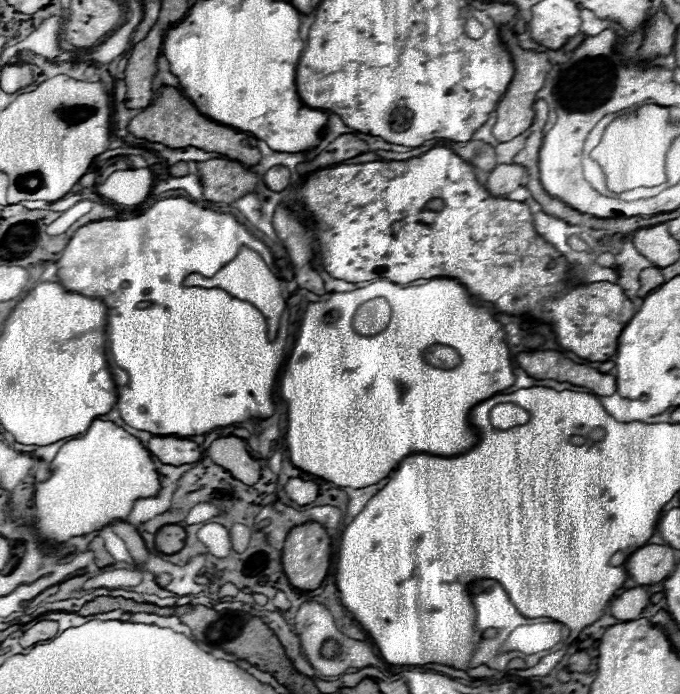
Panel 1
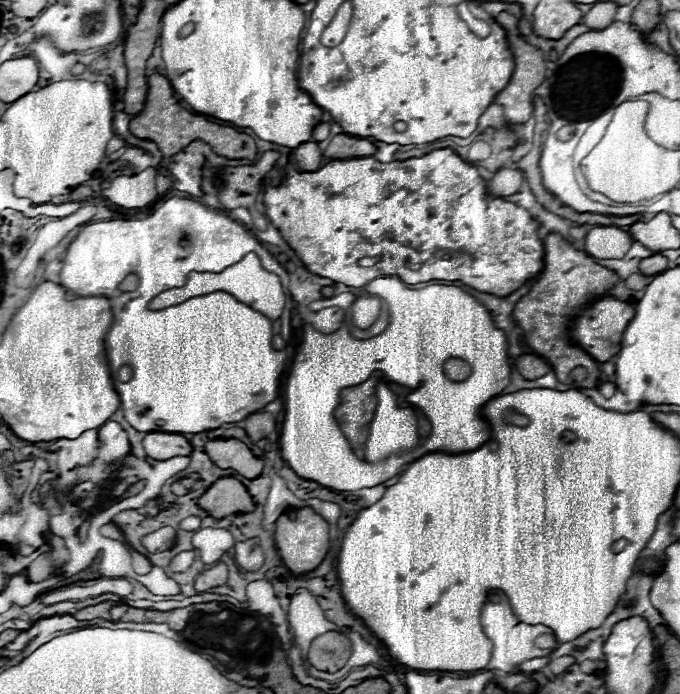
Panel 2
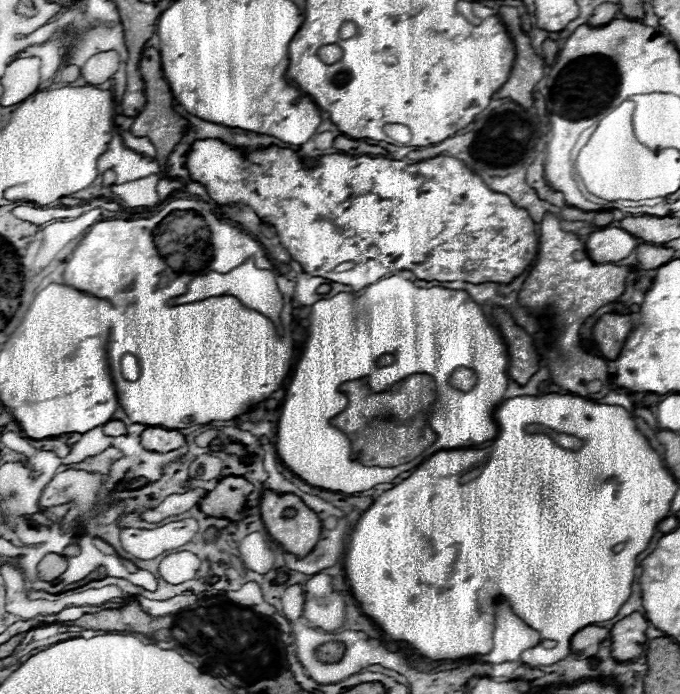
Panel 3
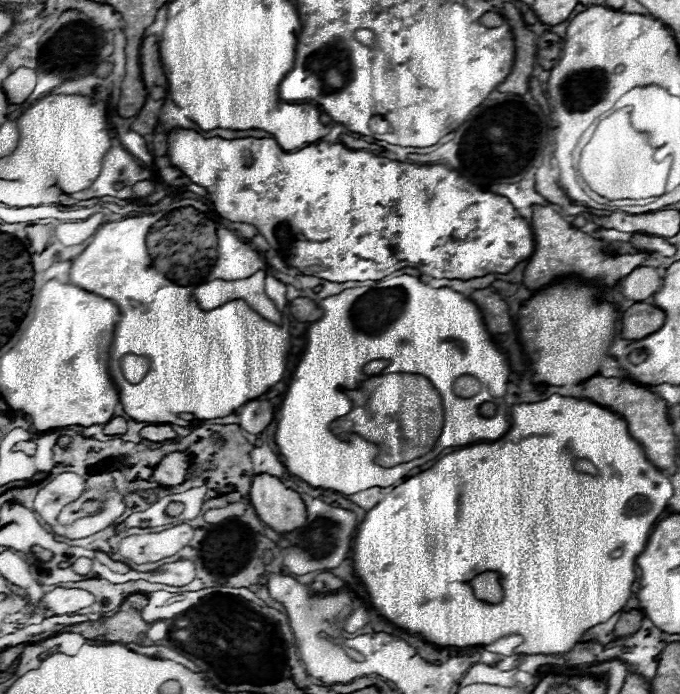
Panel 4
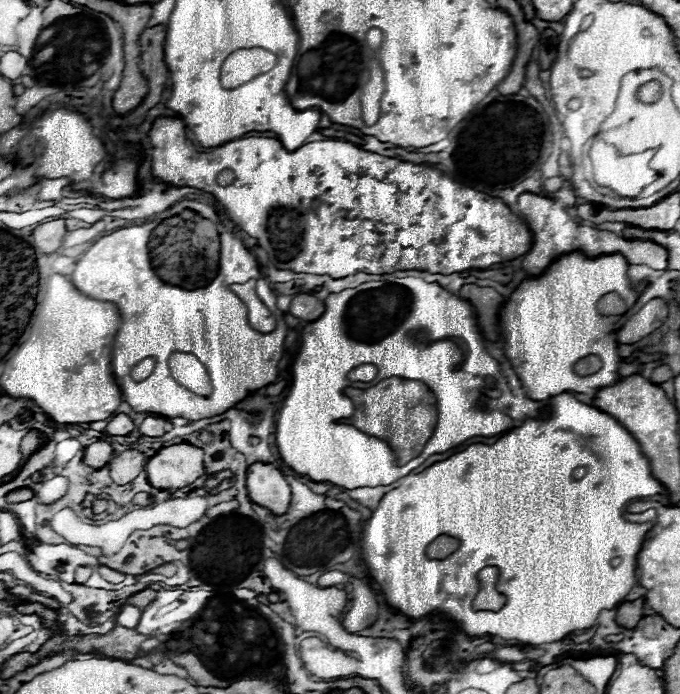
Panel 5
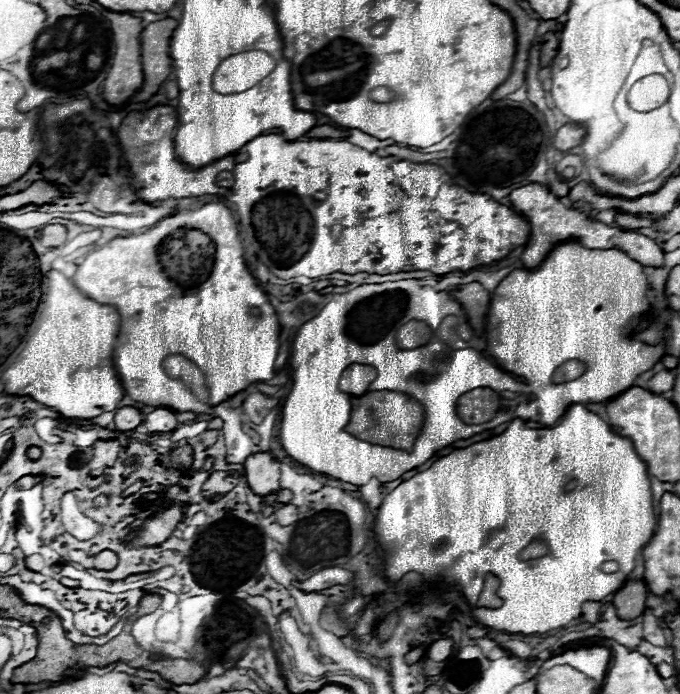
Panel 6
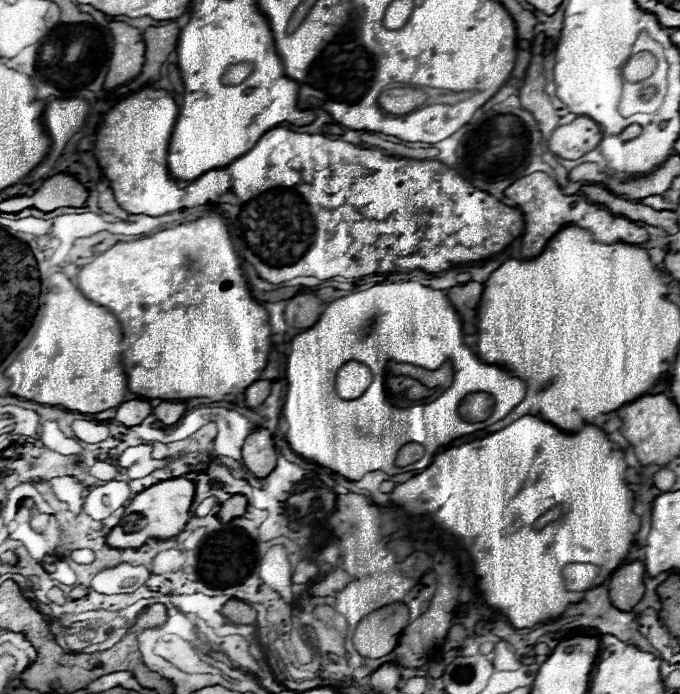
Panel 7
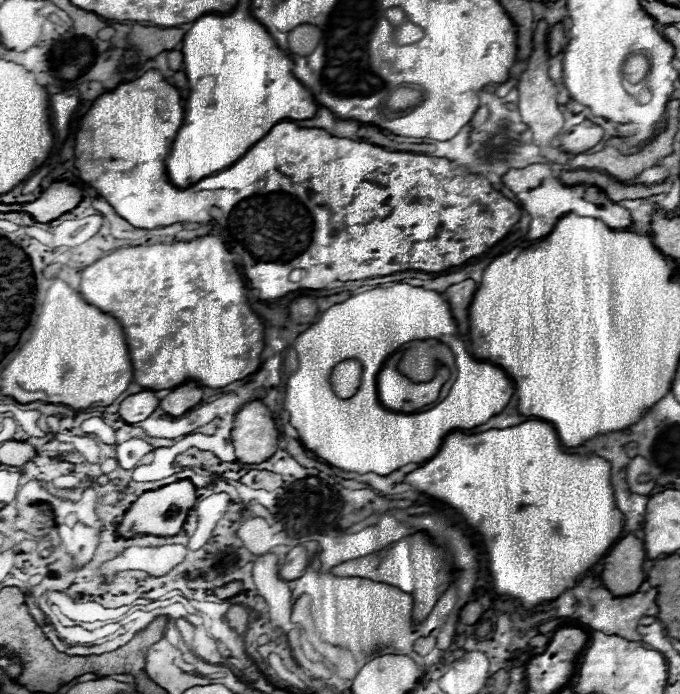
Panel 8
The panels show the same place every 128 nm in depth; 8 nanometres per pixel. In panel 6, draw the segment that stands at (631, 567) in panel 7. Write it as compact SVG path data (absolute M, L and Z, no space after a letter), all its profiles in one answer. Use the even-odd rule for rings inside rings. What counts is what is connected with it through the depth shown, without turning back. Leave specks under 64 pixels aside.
M626 582L616 594L614 594L614 608L620 620L634 620L646 610L646 596L648 588L644 582Z

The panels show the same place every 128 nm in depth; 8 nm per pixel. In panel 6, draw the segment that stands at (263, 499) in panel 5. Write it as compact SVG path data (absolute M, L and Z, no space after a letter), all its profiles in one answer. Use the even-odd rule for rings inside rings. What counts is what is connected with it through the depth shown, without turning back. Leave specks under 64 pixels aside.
M260 452L244 462L246 482L258 496L268 496L280 490L280 464L268 454Z

